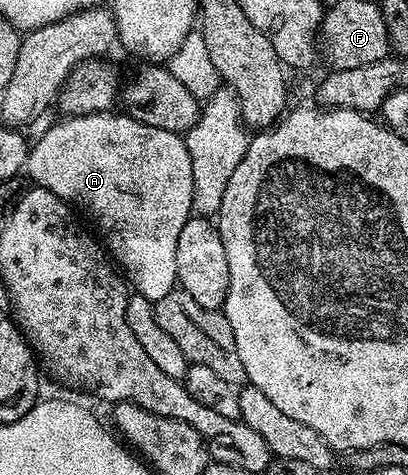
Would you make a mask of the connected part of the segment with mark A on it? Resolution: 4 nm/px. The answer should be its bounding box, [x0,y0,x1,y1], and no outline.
[25,112,195,304]

